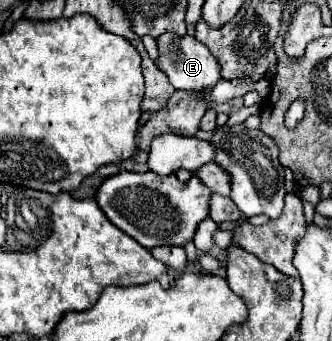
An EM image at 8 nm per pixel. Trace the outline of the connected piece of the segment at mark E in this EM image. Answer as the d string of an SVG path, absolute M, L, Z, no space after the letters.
M165 33L157 39L159 43L159 59L157 59L157 67L167 73L169 83L175 89L183 89L183 91L205 91L205 89L213 89L217 81L221 81L221 67L217 65L217 59L209 53L209 49L199 43L195 37L177 37L171 33Z

